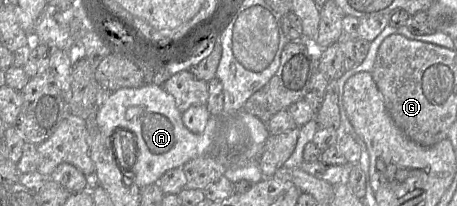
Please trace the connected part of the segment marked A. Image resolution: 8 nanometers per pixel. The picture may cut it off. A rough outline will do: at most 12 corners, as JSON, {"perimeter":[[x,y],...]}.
{"perimeter":[[145,84],[105,94],[95,122],[126,147],[139,188],[196,157],[245,146],[256,159],[267,122],[243,109],[193,133],[173,96]]}

